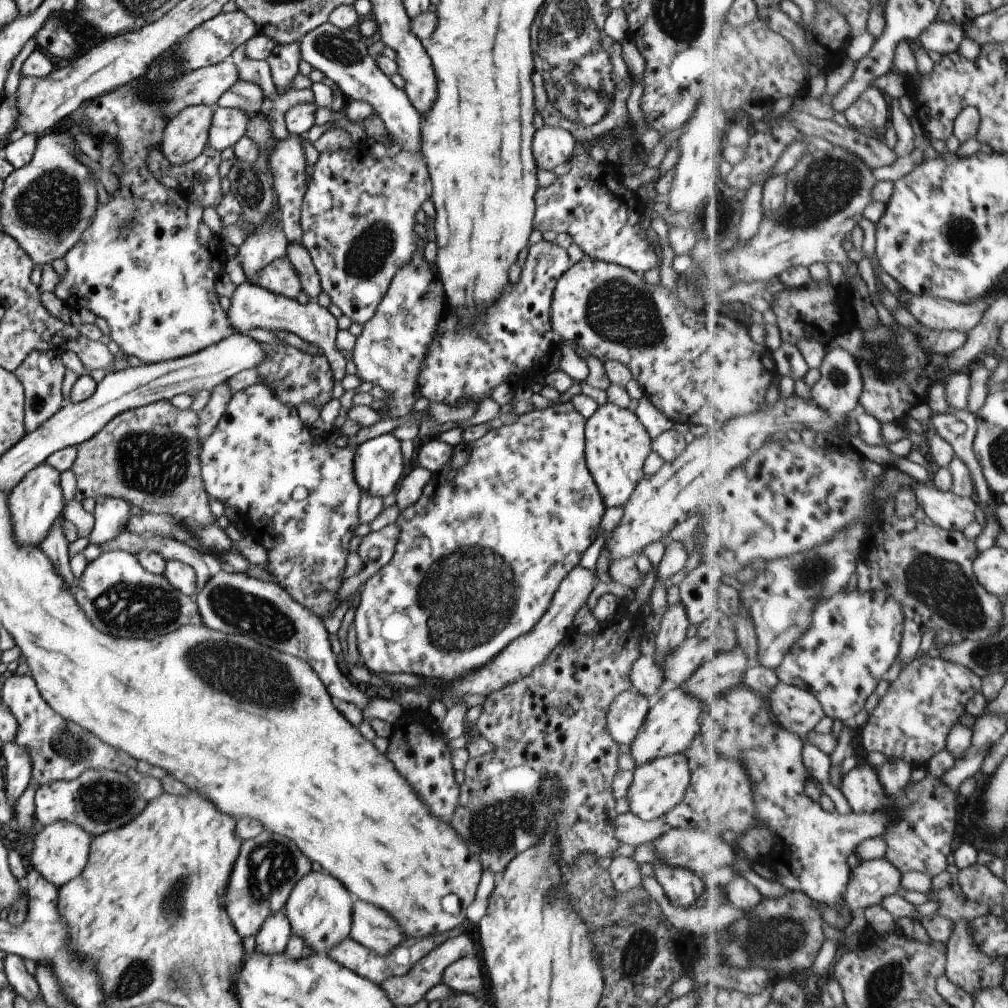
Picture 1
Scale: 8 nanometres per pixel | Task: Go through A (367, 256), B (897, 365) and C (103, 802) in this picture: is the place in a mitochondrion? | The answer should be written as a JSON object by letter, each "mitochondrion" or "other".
{"A":"mitochondrion","B":"mitochondrion","C":"mitochondrion"}

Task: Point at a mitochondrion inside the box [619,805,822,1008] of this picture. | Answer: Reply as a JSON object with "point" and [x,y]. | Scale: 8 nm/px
{"point":[777,936]}

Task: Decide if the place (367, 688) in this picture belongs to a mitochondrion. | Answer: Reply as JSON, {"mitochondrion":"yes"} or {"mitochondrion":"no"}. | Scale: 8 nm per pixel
{"mitochondrion":"no"}

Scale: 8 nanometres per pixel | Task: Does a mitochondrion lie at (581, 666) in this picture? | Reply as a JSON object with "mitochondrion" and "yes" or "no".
{"mitochondrion":"no"}

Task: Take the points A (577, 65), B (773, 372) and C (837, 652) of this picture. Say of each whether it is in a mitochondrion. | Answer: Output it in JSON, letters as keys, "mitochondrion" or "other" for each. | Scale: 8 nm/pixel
{"A":"mitochondrion","B":"other","C":"other"}

